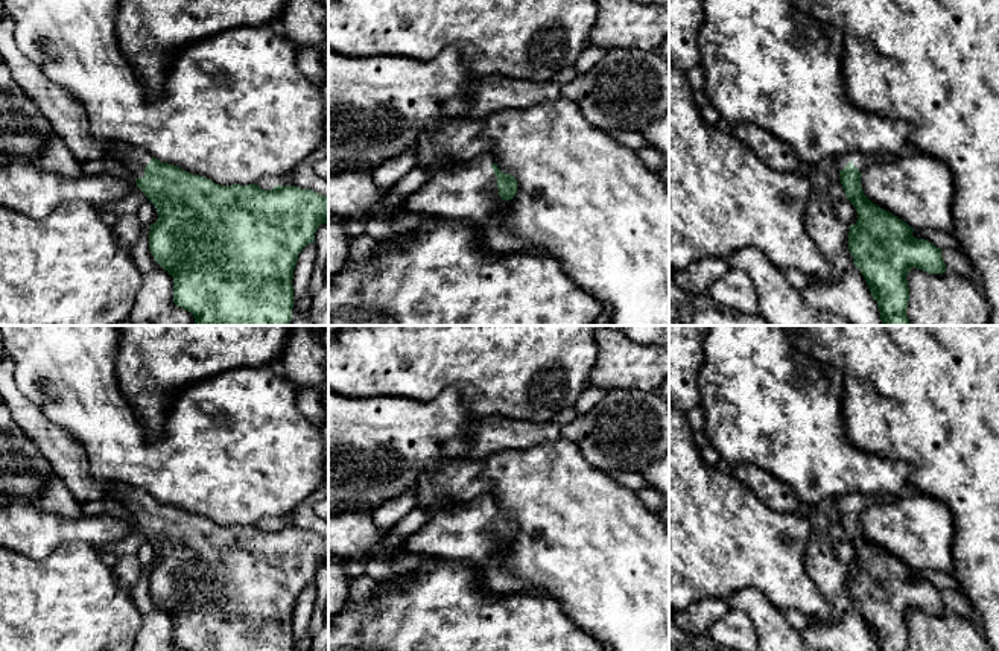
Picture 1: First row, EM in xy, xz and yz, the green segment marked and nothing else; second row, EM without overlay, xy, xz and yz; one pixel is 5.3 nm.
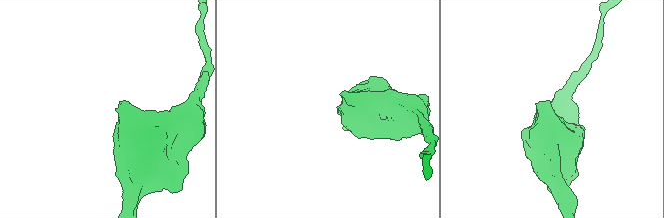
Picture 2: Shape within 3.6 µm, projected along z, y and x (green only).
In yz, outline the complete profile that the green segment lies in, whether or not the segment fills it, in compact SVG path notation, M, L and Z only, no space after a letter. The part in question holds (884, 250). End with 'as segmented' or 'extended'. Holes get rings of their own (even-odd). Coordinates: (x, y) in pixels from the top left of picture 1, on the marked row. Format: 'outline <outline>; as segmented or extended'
outline M850 152L836 157L836 167L839 170L839 179L845 192L845 198L853 204L858 221L850 225L848 231L848 249L853 257L855 266L864 275L871 297L876 300L880 319L883 326L911 326L906 309L909 301L909 287L906 275L912 268L926 271L929 274L943 274L947 268L941 256L941 249L924 239L912 236L914 228L906 222L894 216L893 213L873 204L862 190L861 175L865 167L877 161L885 161L891 157L874 152Z; extended

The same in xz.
outline M493 152L439 170L421 189L403 198L408 210L452 221L480 221L490 204L517 193L512 175L499 170Z; extended

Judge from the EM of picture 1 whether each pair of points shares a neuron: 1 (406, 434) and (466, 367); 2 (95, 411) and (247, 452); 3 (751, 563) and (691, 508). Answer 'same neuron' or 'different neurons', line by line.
1: different neurons
2: same neuron
3: same neuron

